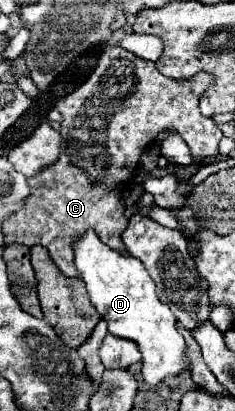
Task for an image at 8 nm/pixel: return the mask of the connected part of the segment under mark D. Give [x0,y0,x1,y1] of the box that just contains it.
[73,229,189,385]

